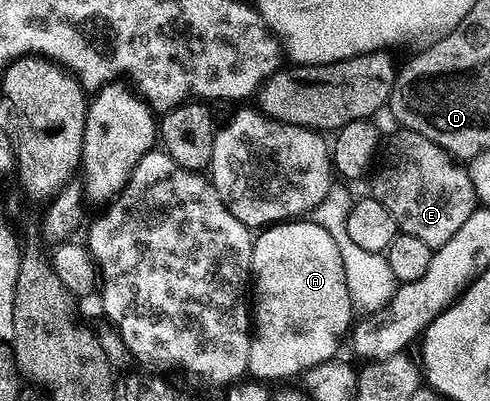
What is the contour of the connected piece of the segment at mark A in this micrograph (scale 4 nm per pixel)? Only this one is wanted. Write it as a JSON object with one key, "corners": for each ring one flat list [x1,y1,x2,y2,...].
{"corners":[[285,221,273,223,263,228,252,240,252,273,251,286,254,288,254,330,251,332,252,344,250,345,250,357,248,358,247,374,256,381,269,381,268,379,292,379,303,376,311,367,317,367,319,363,327,363,333,358,336,346,345,342,350,328,353,326,354,308,352,298,346,289,346,273,342,269,342,253,338,253,338,245,334,245,334,237,326,233,317,223,311,221]]}

